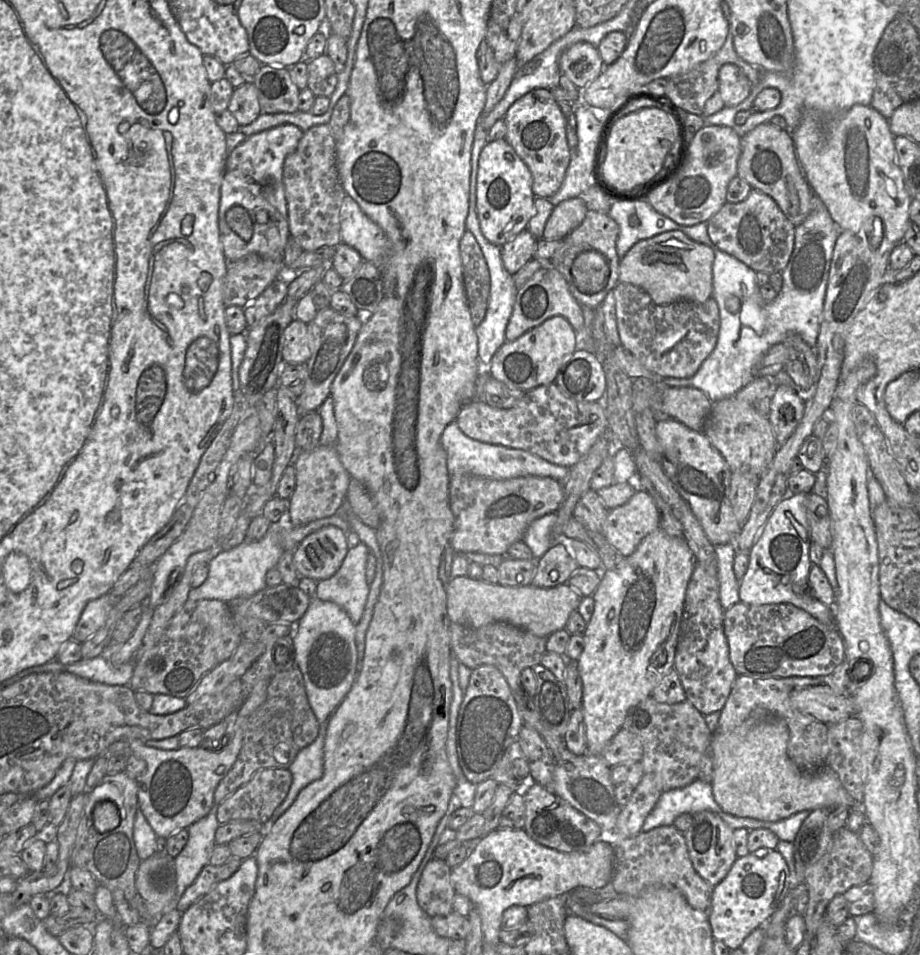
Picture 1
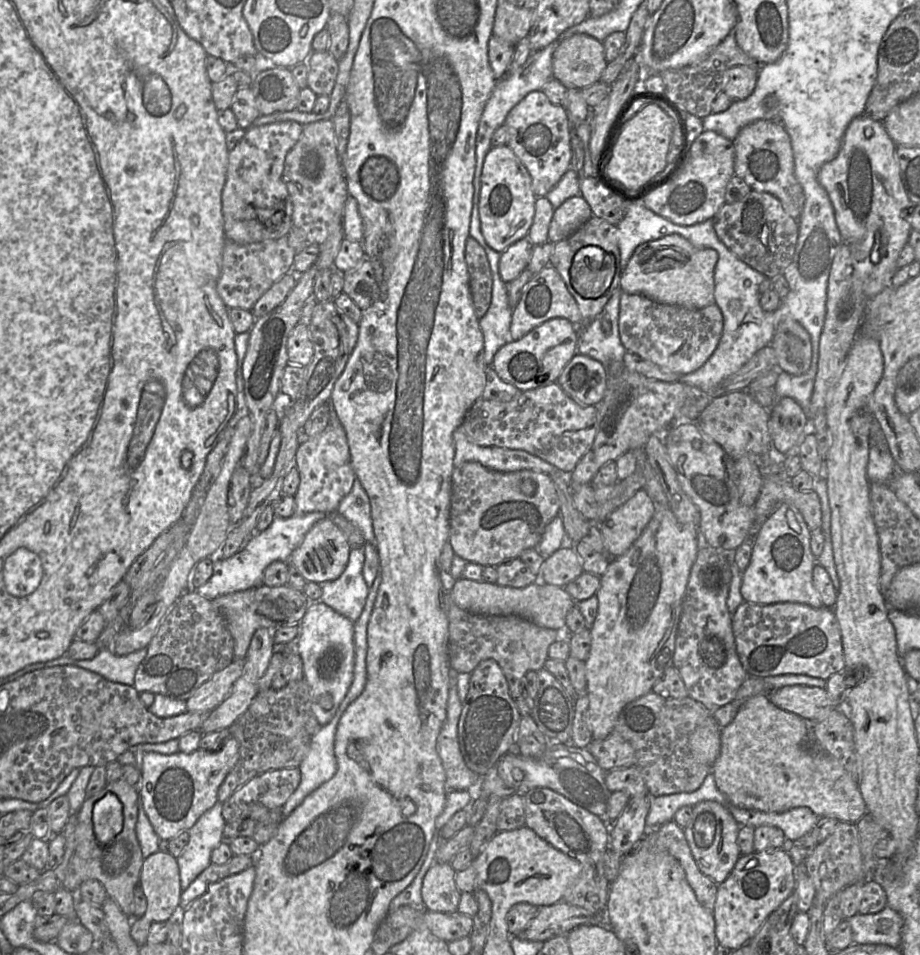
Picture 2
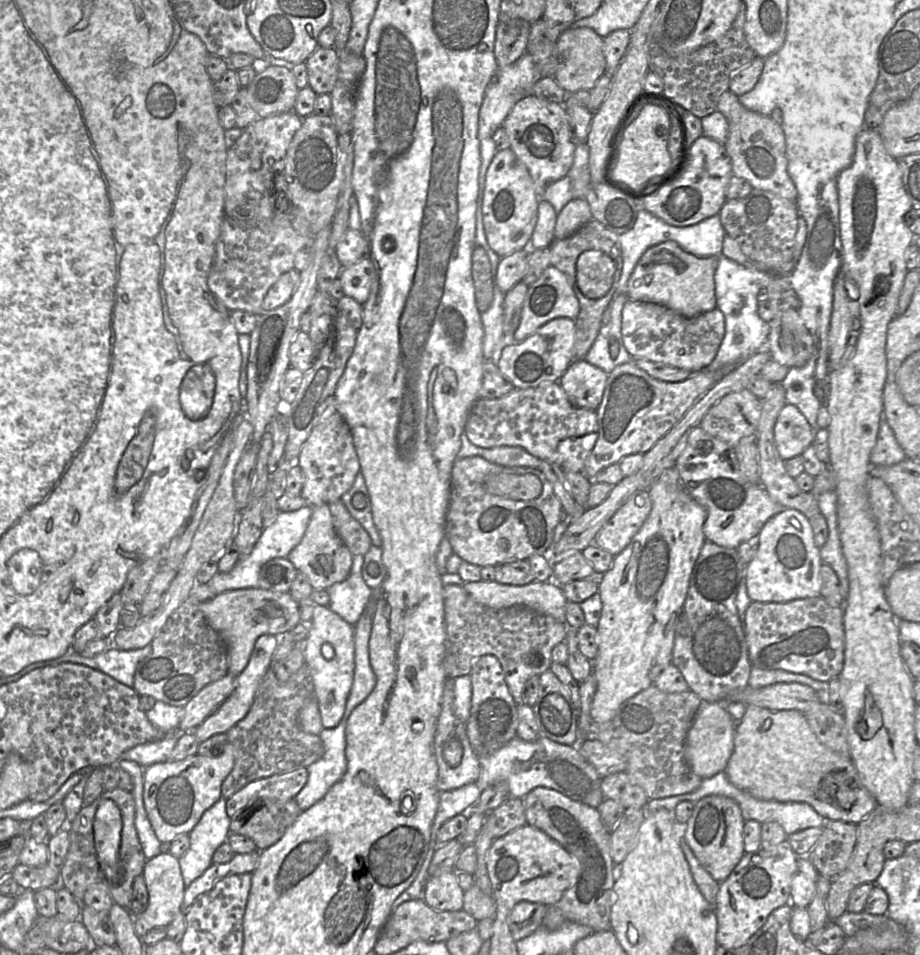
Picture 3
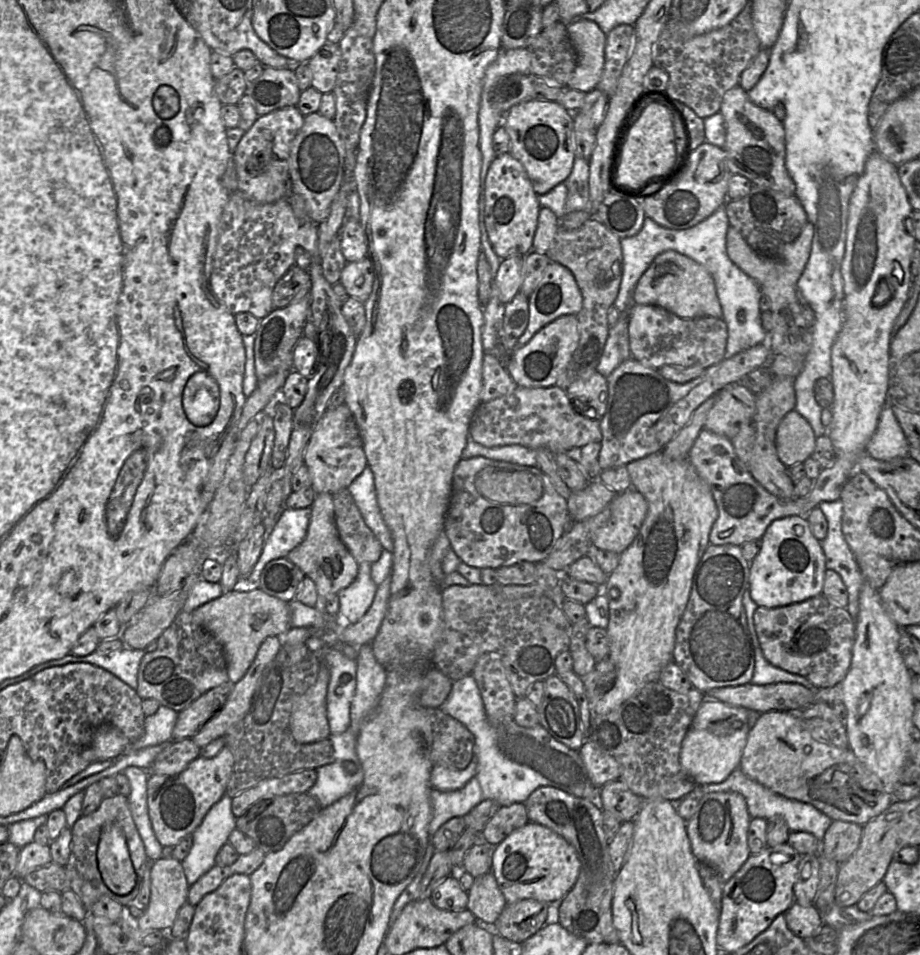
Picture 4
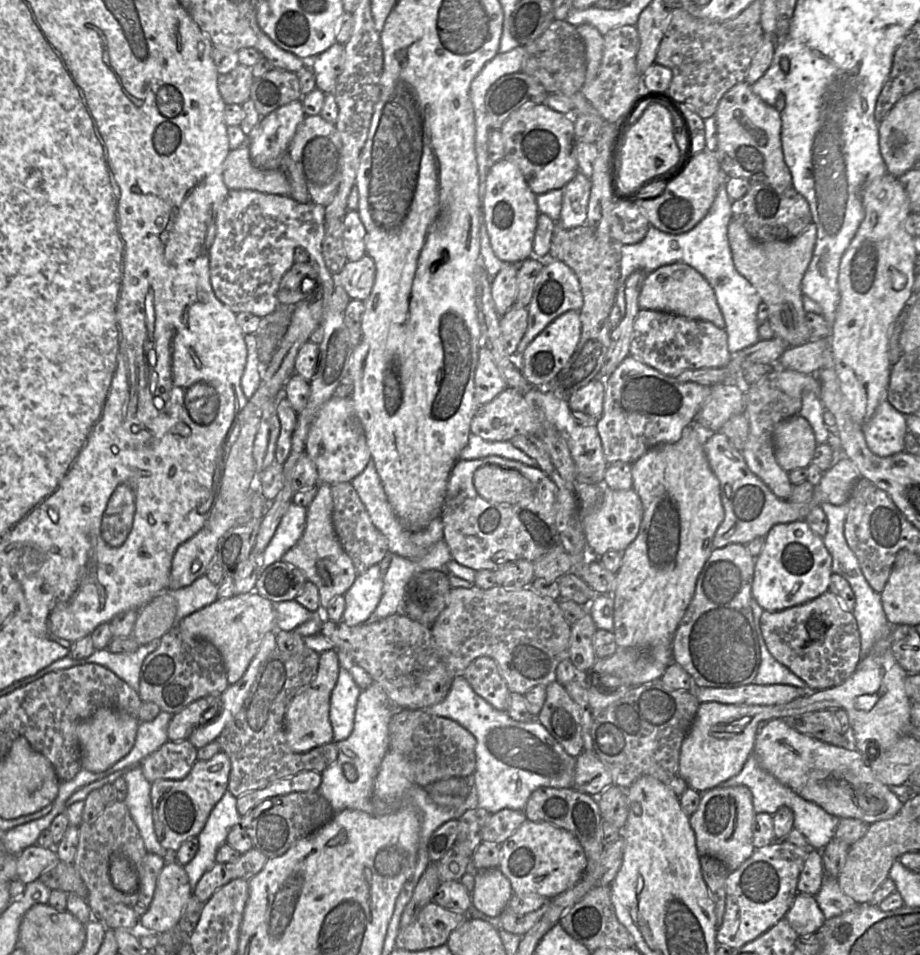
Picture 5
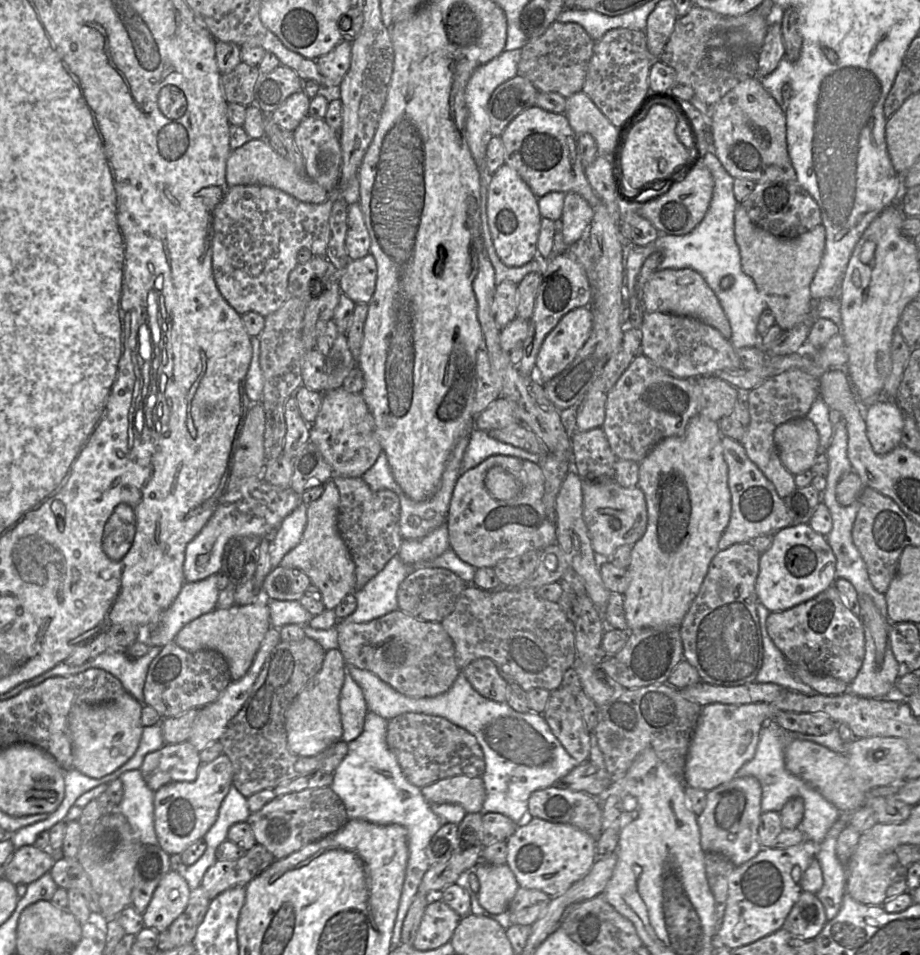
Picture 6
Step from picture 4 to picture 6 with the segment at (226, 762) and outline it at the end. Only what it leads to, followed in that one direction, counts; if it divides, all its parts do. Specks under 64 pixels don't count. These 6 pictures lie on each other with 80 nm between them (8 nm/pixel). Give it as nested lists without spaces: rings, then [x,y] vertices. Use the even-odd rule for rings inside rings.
[[[220,754],[209,763],[201,764],[193,781],[173,782],[162,786],[154,793],[154,828],[158,845],[169,855],[181,854],[191,843],[203,838],[217,819],[219,807],[232,785],[233,767],[225,754]]]

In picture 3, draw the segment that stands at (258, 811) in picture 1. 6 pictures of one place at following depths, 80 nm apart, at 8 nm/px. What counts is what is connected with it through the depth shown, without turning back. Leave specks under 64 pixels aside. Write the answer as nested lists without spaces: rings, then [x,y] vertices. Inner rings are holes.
[[[306,768],[255,780],[227,799],[226,812],[234,819],[245,806],[250,806],[257,799],[268,798],[277,801],[294,799],[307,780]]]

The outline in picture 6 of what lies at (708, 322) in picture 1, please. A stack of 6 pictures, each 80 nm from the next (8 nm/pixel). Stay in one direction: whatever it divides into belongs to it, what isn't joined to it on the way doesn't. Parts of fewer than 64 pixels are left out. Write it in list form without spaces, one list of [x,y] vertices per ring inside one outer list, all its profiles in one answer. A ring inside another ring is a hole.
[[[646,312],[641,325],[640,353],[677,378],[712,376],[716,372],[740,369],[742,364],[729,339],[703,321],[663,312]]]

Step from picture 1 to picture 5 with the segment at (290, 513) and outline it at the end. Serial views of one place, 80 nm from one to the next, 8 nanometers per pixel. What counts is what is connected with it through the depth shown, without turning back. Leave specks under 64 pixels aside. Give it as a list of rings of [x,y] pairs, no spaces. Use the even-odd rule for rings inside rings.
[[[332,396],[325,402],[310,426],[305,452],[317,468],[320,483],[335,485],[340,482],[351,482],[365,469],[371,454],[363,425],[350,397]]]

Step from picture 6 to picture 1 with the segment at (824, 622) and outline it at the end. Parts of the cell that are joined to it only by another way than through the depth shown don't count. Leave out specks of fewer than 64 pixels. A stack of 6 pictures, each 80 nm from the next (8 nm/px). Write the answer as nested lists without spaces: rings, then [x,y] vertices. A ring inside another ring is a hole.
[[[738,602],[724,613],[729,658],[738,675],[754,678],[827,678],[845,660],[844,642],[834,626],[826,626],[791,604],[749,605]]]

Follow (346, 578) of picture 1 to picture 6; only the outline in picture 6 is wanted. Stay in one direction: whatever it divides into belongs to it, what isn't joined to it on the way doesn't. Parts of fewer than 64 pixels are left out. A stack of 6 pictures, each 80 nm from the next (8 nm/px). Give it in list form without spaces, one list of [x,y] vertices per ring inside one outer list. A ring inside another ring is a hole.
[[[394,556],[385,565],[385,567],[375,577],[373,577],[362,589],[355,590],[353,592],[357,600],[356,610],[348,617],[339,621],[346,621],[351,623],[370,622],[374,619],[398,610],[399,606],[397,592],[400,584],[408,575],[410,575],[416,569],[420,568],[424,567],[414,567],[407,565],[399,558],[399,556]]]

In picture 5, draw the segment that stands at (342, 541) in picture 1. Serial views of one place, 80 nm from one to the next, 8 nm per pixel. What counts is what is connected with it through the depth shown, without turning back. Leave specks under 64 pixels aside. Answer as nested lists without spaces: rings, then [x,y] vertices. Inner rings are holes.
[[[320,483],[319,490],[307,508],[306,527],[301,539],[282,561],[295,565],[313,582],[320,595],[320,605],[328,608],[337,596],[343,596],[354,584],[358,574],[352,559],[341,545],[333,524],[332,485]]]

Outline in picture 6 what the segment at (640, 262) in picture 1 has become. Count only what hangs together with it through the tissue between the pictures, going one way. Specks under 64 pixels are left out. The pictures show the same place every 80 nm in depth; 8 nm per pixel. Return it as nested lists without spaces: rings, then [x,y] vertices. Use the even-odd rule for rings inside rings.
[[[691,268],[656,271],[643,288],[646,312],[663,312],[697,318],[717,329],[726,339],[731,338],[729,320],[714,291],[700,273]]]

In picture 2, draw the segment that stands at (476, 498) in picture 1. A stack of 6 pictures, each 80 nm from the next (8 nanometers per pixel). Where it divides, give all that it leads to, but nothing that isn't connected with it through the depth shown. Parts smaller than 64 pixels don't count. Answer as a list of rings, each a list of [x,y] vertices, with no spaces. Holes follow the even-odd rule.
[[[469,461],[454,467],[451,484],[450,535],[449,543],[455,555],[467,563],[485,566],[498,565],[519,558],[522,551],[536,549],[546,526],[560,513],[560,500],[554,481],[548,474],[533,470],[499,472],[489,469],[479,462]],[[524,480],[532,480],[537,489],[533,495],[525,495],[520,490]]]

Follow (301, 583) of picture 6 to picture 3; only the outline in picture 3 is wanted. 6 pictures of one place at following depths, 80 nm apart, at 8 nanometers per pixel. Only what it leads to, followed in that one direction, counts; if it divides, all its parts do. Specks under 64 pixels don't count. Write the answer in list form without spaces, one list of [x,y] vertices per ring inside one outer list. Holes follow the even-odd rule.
[[[275,558],[263,565],[259,574],[259,586],[274,592],[289,593],[298,571],[288,558]]]

